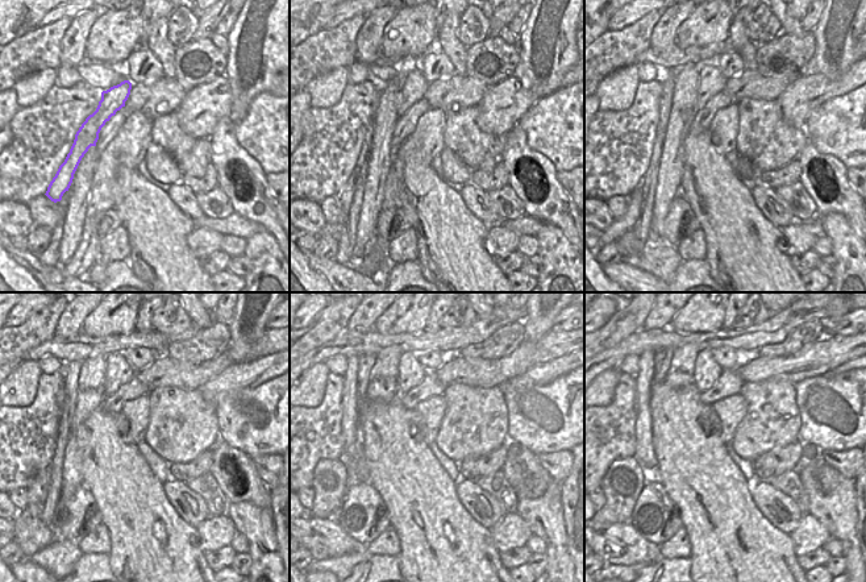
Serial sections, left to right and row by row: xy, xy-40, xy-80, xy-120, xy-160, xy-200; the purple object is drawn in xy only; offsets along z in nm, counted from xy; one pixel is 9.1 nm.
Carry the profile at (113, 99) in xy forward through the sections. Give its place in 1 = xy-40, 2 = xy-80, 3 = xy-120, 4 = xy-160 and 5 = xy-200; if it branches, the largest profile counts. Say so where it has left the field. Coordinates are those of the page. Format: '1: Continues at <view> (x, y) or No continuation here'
1: Continues at xy-40 (413, 84)
2: Continues at xy-80 (711, 82)
3: Continues at xy-120 (119, 371)
4: Continues at xy-160 (411, 373)
5: Continues at xy-200 (707, 371)

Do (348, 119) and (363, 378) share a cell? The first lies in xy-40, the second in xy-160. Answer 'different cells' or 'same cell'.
different cells

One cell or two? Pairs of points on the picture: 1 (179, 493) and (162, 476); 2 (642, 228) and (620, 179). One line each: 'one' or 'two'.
1: two
2: two

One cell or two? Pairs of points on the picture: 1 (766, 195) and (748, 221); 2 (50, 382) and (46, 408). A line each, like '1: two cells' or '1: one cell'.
1: two cells
2: one cell

